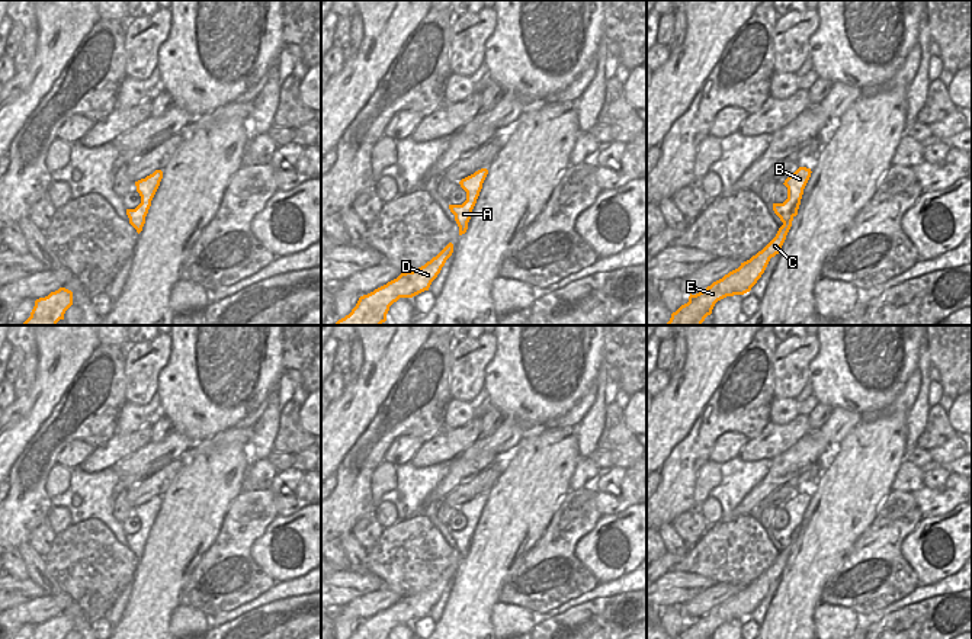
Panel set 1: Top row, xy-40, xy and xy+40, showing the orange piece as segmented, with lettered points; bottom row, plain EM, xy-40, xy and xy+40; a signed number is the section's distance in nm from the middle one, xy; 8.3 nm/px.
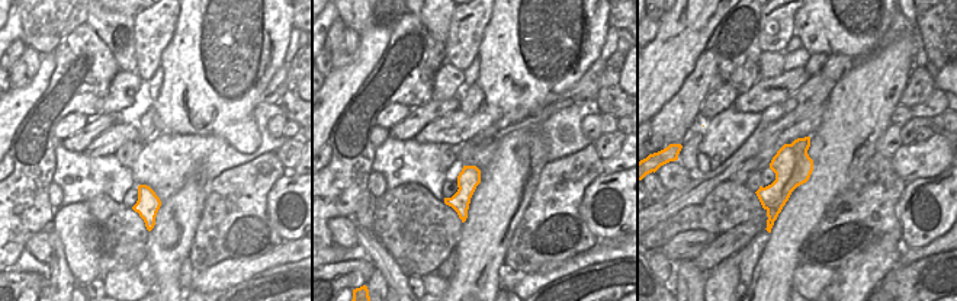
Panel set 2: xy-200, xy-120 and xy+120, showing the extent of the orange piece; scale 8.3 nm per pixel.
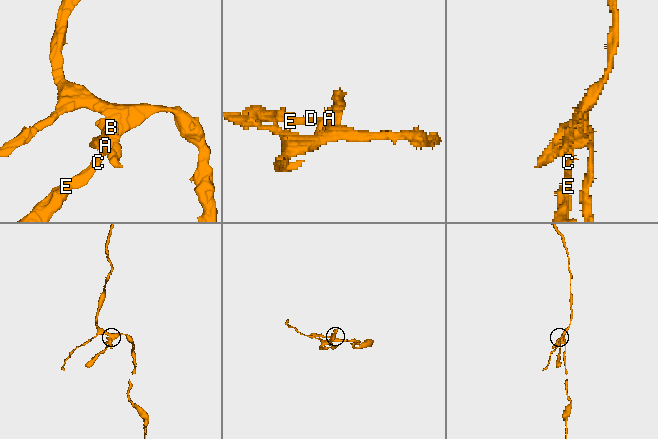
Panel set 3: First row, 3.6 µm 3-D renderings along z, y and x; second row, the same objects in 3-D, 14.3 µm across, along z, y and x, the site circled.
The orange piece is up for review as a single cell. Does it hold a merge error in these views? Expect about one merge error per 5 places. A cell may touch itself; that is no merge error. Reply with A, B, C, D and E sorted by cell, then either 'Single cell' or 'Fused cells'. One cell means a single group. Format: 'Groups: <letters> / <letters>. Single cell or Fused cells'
Groups: A B / C D E. Fused cells.

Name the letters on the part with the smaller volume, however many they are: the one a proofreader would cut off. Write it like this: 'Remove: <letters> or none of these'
Remove: A, B

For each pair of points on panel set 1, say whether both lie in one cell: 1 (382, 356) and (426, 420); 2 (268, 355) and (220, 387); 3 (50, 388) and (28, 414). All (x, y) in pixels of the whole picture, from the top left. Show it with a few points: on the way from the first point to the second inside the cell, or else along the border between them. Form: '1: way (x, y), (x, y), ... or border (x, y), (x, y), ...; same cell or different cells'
1: border (417, 350), (379, 408); different cells
2: way (257, 366), (240, 366), (233, 373); same cell
3: way (45, 394), (34, 408); same cell

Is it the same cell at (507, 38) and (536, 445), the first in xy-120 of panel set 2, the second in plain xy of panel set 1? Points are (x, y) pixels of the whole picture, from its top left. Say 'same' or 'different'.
different

